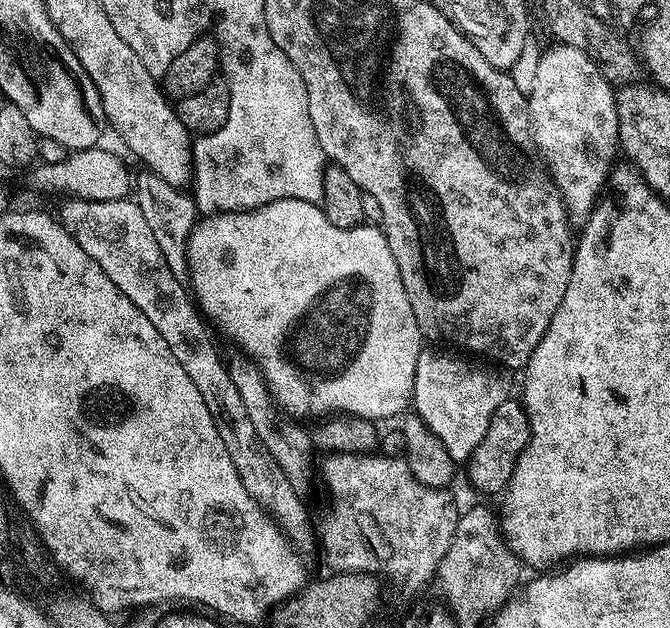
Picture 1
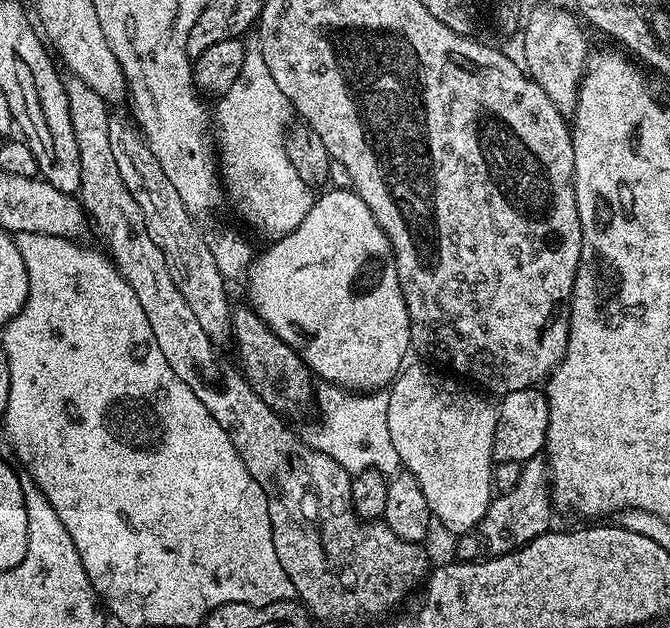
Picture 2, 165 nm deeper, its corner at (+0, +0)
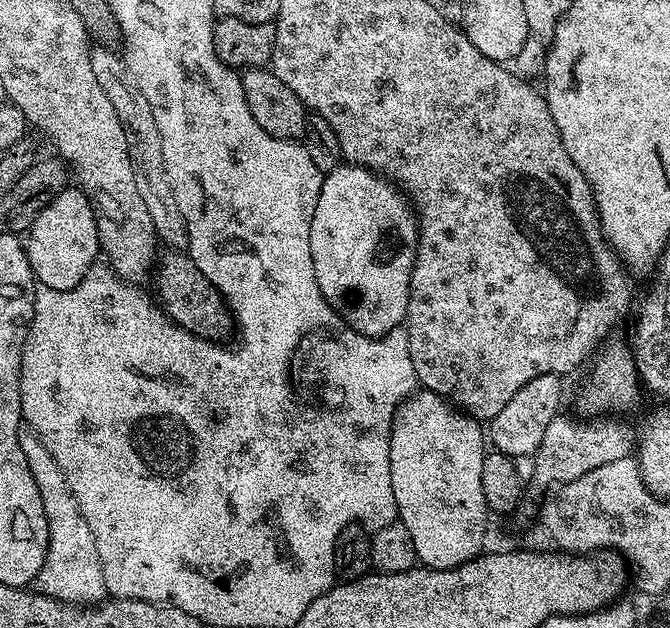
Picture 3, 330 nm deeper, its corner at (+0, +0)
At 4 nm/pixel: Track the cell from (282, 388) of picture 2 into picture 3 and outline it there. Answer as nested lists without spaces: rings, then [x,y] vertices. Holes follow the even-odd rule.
[[[164,250],[159,253],[158,259],[154,264],[154,280],[156,276],[156,292],[155,299],[158,301],[159,307],[165,316],[174,324],[179,324],[185,328],[187,332],[194,333],[197,338],[207,338],[217,342],[223,341],[224,335],[228,331],[233,331],[234,321],[232,313],[228,311],[228,305],[225,304],[220,291],[202,275],[198,270],[198,266],[192,261],[191,256],[180,250]]]

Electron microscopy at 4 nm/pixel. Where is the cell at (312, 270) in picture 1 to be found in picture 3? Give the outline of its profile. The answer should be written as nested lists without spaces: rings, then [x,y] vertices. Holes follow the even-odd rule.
[[[341,163],[333,172],[327,173],[322,182],[322,190],[318,194],[318,206],[314,206],[314,218],[310,222],[310,254],[314,258],[314,274],[318,278],[318,286],[322,294],[332,303],[333,308],[343,316],[347,324],[367,336],[384,336],[397,326],[405,323],[408,315],[408,295],[410,294],[410,278],[412,267],[418,251],[418,221],[416,213],[408,199],[399,188],[393,186],[382,176],[377,176],[368,168],[359,168],[356,164]]]

